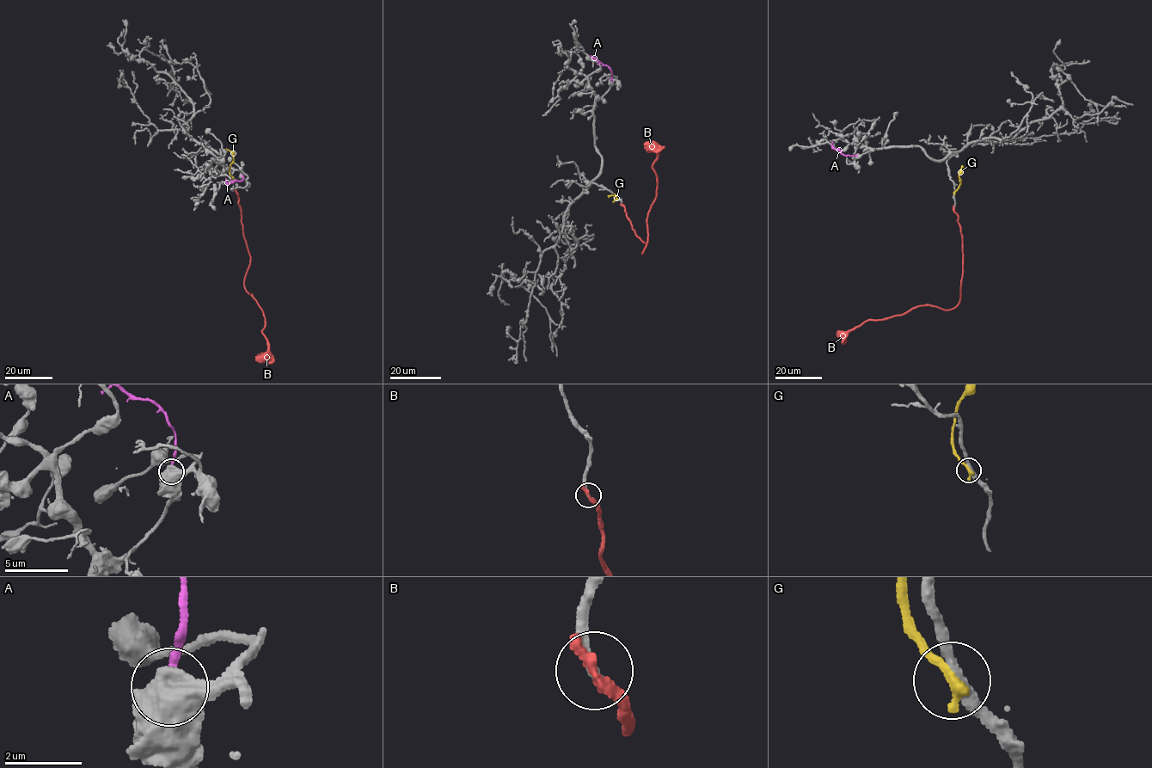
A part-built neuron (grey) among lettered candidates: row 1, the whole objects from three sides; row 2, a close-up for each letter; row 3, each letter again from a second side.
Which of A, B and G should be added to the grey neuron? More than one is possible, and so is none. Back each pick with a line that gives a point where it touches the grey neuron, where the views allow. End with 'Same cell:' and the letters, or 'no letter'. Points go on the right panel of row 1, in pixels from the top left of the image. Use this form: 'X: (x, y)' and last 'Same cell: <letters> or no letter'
B: (953, 208)
Same cell: B

